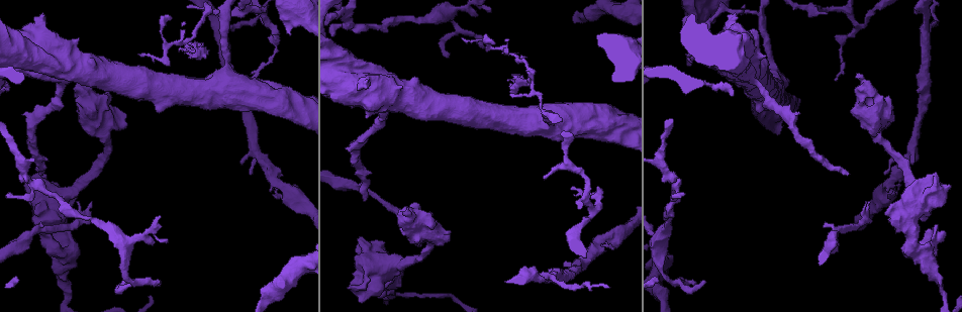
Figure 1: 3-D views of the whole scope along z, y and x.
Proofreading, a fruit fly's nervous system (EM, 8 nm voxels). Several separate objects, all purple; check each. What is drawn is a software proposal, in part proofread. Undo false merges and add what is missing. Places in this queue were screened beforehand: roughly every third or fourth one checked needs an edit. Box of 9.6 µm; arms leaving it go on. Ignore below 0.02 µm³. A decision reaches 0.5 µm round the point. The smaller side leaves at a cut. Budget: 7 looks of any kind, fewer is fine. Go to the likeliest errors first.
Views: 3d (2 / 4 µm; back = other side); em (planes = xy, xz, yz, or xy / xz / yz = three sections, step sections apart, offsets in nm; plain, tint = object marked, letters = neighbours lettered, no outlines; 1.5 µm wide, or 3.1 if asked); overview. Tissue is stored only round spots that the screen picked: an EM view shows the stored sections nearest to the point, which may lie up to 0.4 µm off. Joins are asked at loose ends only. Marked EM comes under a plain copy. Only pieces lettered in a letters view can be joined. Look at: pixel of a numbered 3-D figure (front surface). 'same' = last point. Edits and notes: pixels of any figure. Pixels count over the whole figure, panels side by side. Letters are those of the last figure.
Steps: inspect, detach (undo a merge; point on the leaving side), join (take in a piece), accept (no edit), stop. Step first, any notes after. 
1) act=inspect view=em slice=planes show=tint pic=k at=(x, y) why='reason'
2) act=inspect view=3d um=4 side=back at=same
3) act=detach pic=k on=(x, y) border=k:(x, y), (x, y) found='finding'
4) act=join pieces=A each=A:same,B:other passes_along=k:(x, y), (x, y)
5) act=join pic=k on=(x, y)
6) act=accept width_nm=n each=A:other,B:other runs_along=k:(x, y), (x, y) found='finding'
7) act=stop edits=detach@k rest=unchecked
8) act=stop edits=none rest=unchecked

act=inspect view=em slice=xy step=4 show=letters pic=1 at=(92, 201) why='branch stops here'

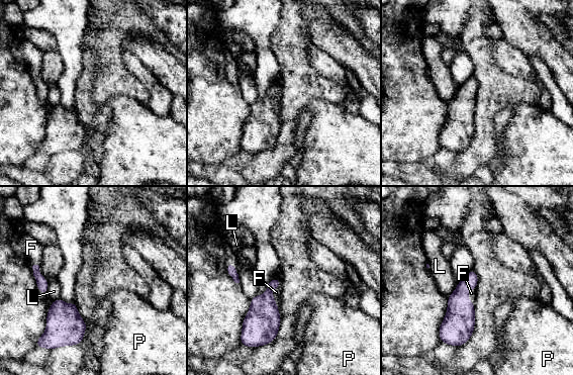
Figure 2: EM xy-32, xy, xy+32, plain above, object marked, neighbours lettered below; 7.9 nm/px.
act=join pic=2 on=(471, 293) each=F:same,L:other,P:other found='it goes on there'

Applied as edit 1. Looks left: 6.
act=inspect view=overview why='redraw'

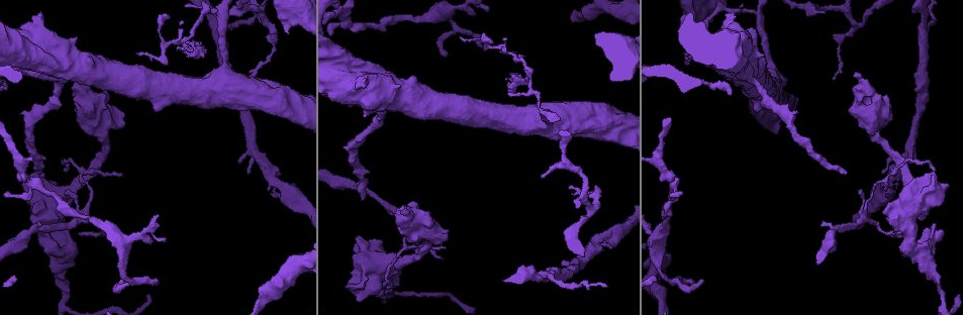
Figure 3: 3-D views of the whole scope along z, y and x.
act=inspect view=3d um=4 pic=3 at=(936, 280) why='abrupt turn'

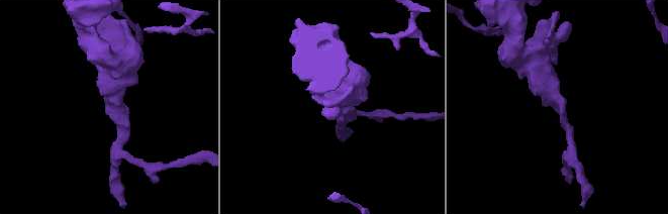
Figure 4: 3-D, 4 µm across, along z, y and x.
act=inspect view=em slice=planes show=tint pic=4 at=(558, 105) arm_widths_nm=180,440 why='shape alone is not enough'

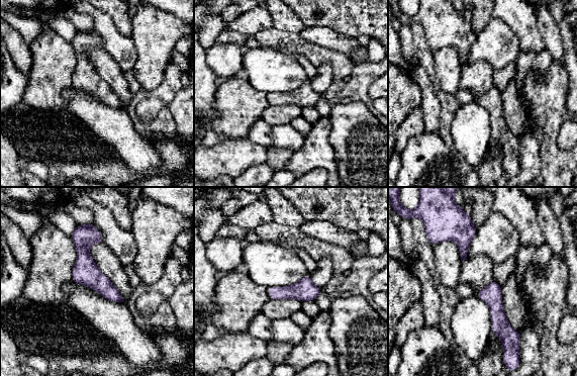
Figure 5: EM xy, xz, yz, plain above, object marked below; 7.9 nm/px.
act=inspect view=em slice=planes show=letters at=same

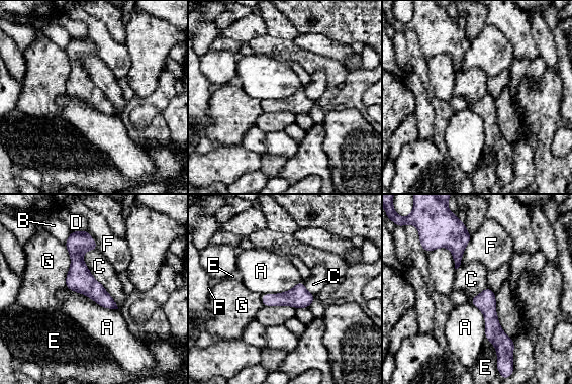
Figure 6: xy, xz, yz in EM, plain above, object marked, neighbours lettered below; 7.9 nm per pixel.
act=accept each=A:other,B:other,C:other,D:other,E:other,F:other,G:other runs_along=6:(74, 233), (78, 273), (113, 306) found='one neuron here'

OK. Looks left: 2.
act=stop edits=join@2 rest=unchecked

